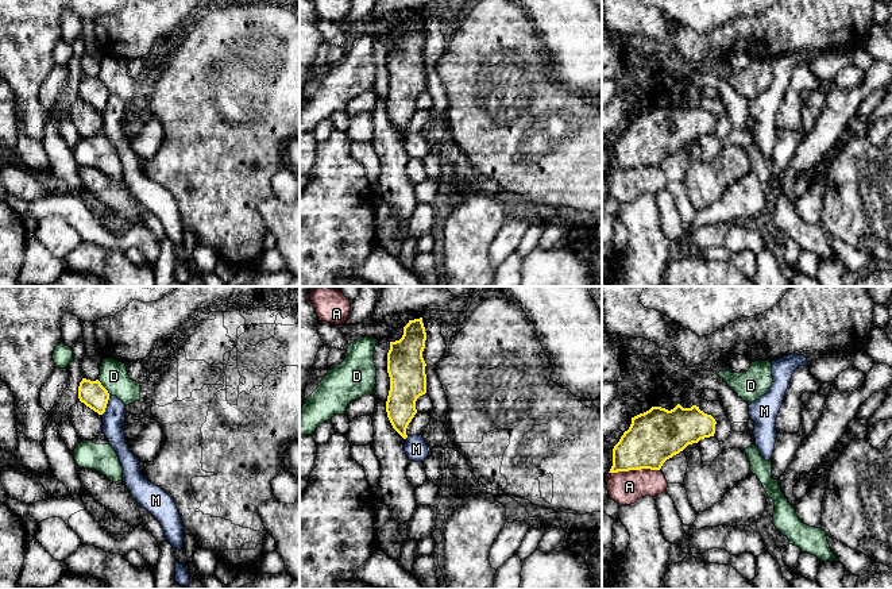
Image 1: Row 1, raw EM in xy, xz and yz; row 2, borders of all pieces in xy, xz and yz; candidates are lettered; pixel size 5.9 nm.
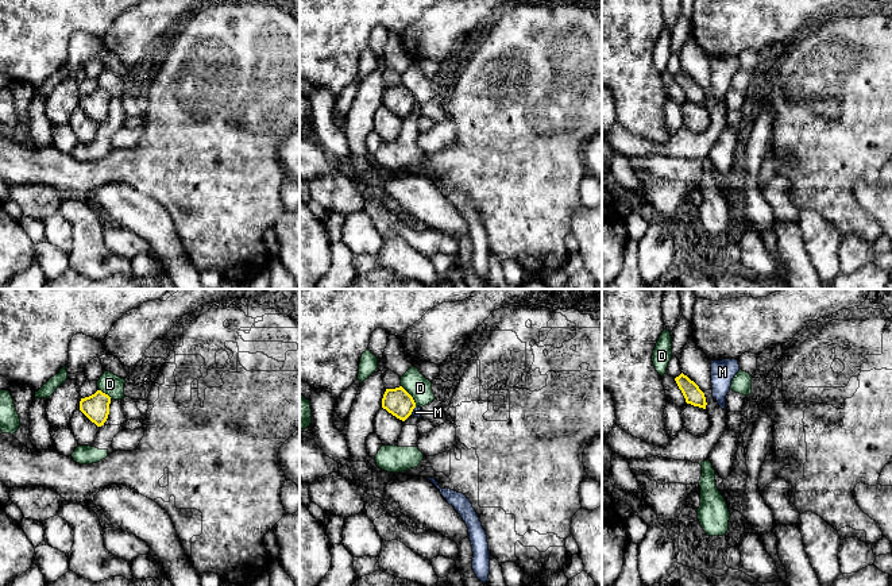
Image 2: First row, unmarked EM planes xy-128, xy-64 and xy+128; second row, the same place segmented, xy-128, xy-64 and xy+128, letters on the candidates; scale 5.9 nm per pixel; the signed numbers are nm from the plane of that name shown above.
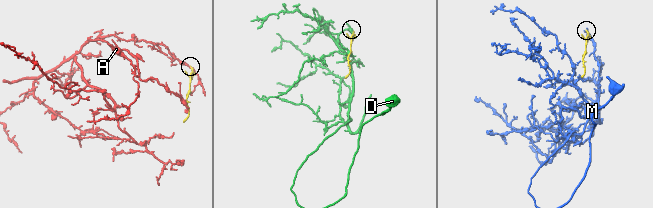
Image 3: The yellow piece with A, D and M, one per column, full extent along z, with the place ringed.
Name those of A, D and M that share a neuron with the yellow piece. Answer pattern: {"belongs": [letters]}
{"belongs": []}

